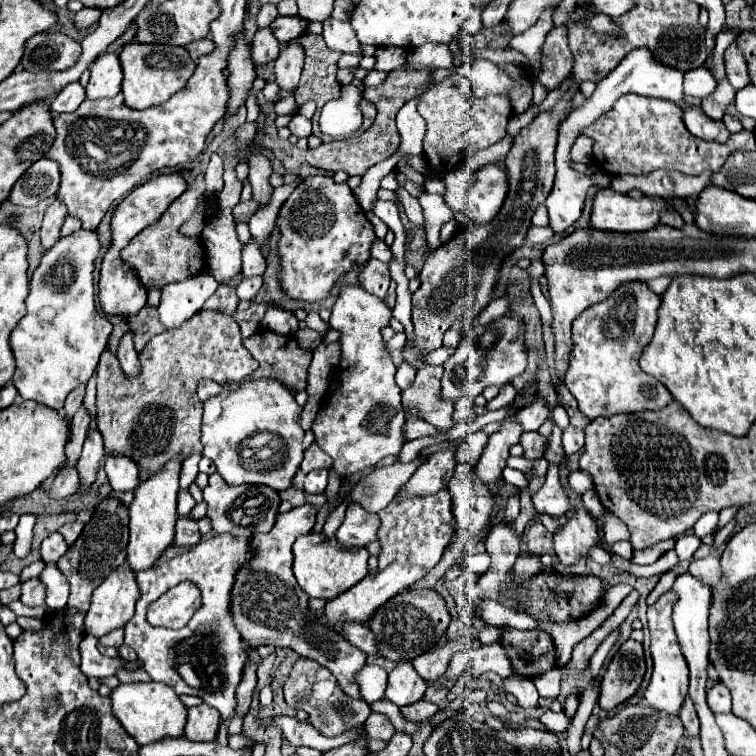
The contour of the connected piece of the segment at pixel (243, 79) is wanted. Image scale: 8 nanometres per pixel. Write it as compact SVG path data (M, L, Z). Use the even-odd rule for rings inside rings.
M243 33L237 35L235 47L229 55L229 72L227 84L229 85L230 98L227 103L227 114L233 115L237 108L247 99L247 93L255 81L255 69L251 63L251 49L243 39Z

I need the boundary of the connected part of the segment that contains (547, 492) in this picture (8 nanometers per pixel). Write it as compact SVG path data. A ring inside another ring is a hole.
M557 465L549 467L543 487L533 493L533 505L535 505L537 513L549 513L555 517L567 513L573 507L563 491L563 487L561 487Z

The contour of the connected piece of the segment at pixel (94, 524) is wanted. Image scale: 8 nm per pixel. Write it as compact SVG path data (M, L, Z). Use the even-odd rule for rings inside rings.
M109 495L95 507L95 513L93 513L91 521L85 525L79 539L57 561L57 567L61 569L61 573L67 577L69 585L71 585L71 595L69 595L67 607L87 613L89 603L91 603L91 593L95 591L95 587L99 587L103 583L103 579L107 579L117 567L121 567L125 563L127 541L129 541L127 505L123 505L117 497Z

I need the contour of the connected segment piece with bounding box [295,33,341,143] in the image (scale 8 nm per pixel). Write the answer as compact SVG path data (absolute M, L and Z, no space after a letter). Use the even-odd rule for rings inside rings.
M305 33L303 37L299 37L299 43L305 49L305 67L301 73L301 81L299 81L299 89L295 89L295 101L301 107L307 101L315 101L317 103L317 113L313 115L313 135L319 137L324 143L334 140L333 137L321 133L317 121L319 121L319 109L331 101L337 99L341 95L341 85L335 79L337 73L337 61L341 57L341 53L331 51L321 35L311 35Z

